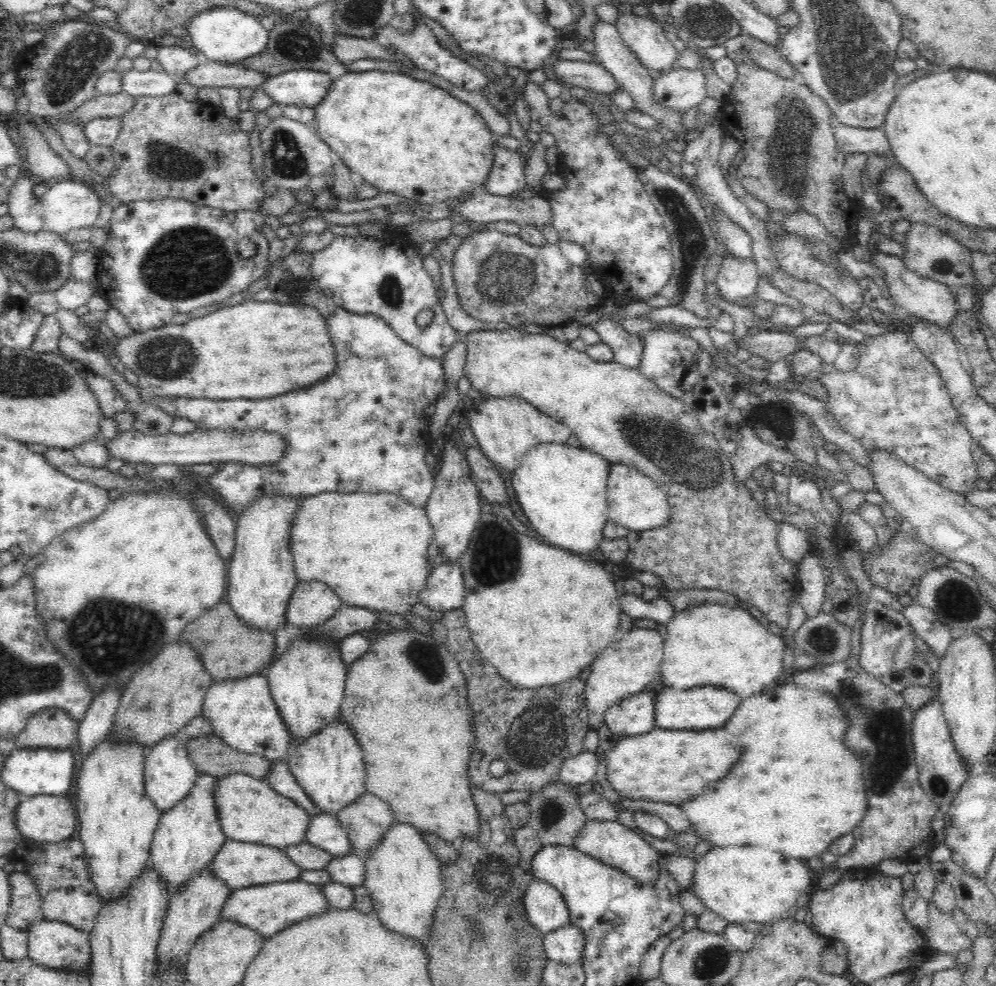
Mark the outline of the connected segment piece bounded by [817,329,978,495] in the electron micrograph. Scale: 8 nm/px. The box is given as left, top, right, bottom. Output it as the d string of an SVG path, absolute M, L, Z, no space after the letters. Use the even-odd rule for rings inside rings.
M888 329L886 332L881 335L874 337L867 337L861 342L856 344L858 347L858 352L860 352L860 360L858 368L854 372L832 372L831 374L823 374L817 381L819 381L822 386L824 386L828 392L828 401L827 407L830 409L830 412L834 415L834 418L837 420L837 423L848 433L851 434L854 438L857 438L860 441L860 444L868 450L884 450L893 454L896 458L902 460L908 464L908 466L914 467L918 472L923 472L926 476L929 476L934 482L940 484L948 490L957 492L958 494L964 495L970 490L974 490L974 480L978 479L978 473L976 465L974 464L973 452L972 452L972 437L970 433L966 430L966 427L962 425L960 419L958 419L958 411L952 406L952 397L944 385L937 369L930 363L930 360L922 354L922 351L918 348L918 345L912 340L908 330L898 329L891 330Z

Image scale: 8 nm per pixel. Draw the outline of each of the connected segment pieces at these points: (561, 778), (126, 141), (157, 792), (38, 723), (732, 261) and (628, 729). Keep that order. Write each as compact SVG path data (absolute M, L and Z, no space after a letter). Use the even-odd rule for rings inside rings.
M583 750L564 762L560 768L557 783L578 787L593 782L596 772L598 772L598 756Z
M175 91L162 96L134 97L134 106L120 119L120 132L111 146L115 169L106 184L122 203L174 197L228 212L258 211L260 208L265 198L264 184L252 169L249 132L238 127L238 117L228 118L221 108L208 105L199 98L186 101Z
M182 734L166 738L166 740L151 746L146 753L143 773L144 788L146 795L156 805L160 814L174 808L175 804L184 800L198 779L198 772L186 753L186 739Z
M52 708L30 716L26 728L16 736L16 749L70 749L77 742L79 722L64 710Z
M724 253L714 288L720 292L720 298L723 301L738 304L743 299L753 297L757 290L758 280L759 274L753 259L741 260Z
M640 692L610 705L603 722L612 734L620 737L650 732L655 728L654 696L648 692Z

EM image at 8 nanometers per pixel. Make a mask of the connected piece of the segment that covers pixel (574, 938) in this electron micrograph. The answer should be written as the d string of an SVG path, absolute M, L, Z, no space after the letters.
M568 922L558 930L547 932L542 938L542 947L547 960L571 965L577 963L582 956L584 935L580 928Z

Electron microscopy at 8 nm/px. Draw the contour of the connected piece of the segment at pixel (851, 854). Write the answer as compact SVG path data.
M851 653L846 660L832 664L816 664L810 669L793 670L793 682L798 687L820 689L830 693L841 706L848 718L849 726L845 731L844 745L859 756L862 766L862 778L866 792L868 808L860 820L860 824L851 831L854 847L843 856L837 856L835 866L846 870L867 868L884 860L913 862L928 854L928 848L934 848L932 838L932 816L936 814L937 804L924 793L919 784L919 771L915 762L915 751L912 743L912 724L915 712L904 701L899 692L884 686L874 675L868 674L859 663L857 653Z

